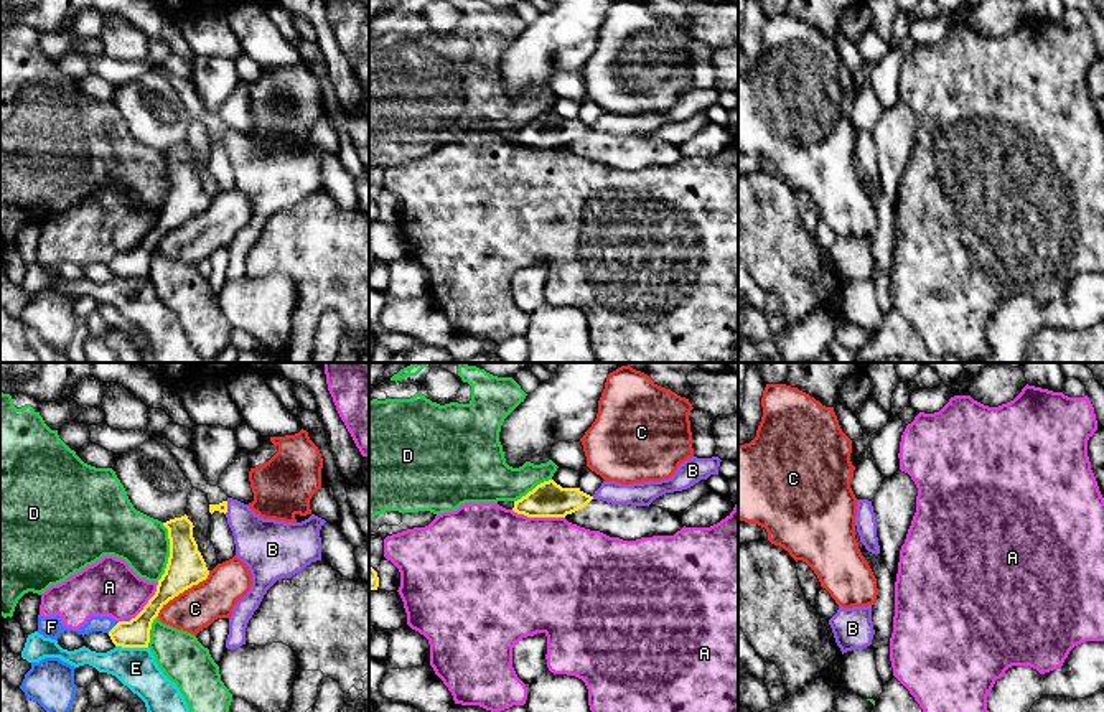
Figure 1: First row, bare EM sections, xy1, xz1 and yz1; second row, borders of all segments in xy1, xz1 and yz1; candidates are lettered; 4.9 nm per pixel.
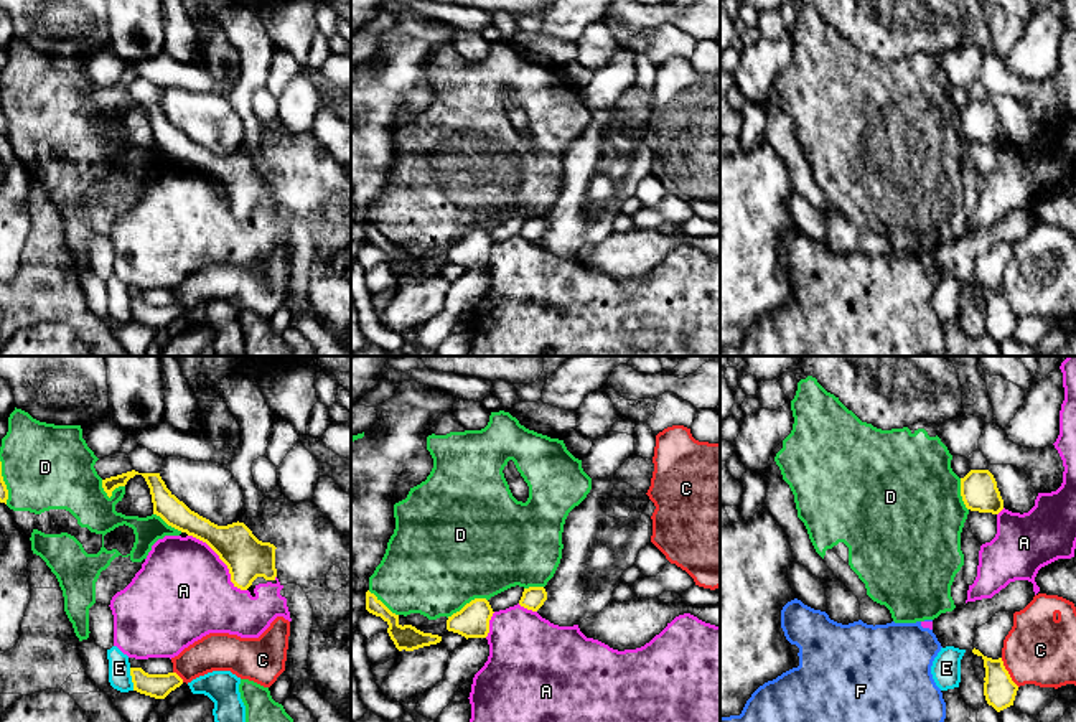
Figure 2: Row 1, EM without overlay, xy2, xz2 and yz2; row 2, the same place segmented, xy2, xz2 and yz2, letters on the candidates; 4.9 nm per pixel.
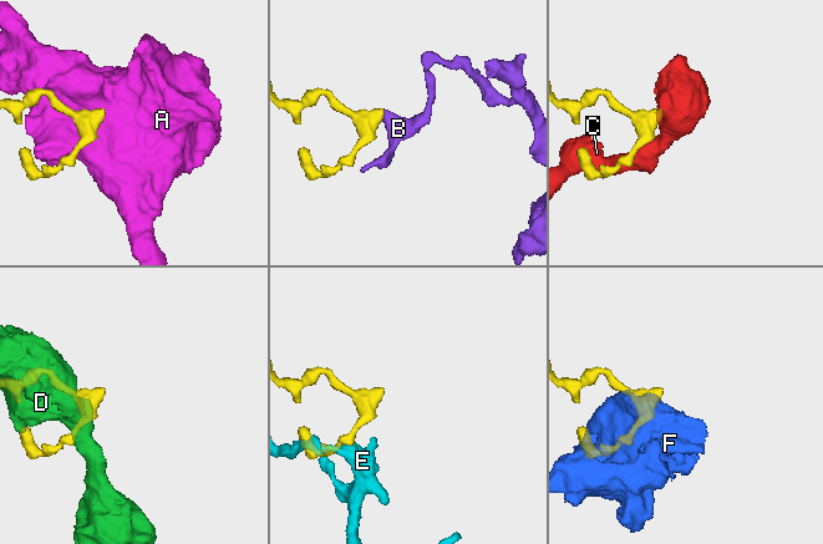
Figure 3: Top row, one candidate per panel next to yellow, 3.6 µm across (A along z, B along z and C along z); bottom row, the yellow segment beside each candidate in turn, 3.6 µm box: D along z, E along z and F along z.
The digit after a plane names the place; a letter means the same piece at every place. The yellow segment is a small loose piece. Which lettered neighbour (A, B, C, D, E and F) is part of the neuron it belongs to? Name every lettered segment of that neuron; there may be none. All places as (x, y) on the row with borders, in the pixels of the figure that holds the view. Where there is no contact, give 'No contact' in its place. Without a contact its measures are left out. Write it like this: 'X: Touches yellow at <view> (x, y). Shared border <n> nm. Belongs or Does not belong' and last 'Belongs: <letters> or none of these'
A: Touches yellow at xy2 (221, 559). Shared border 400 nm. Does not belong
B: Touches yellow at xy1 (226, 508). Shared border 70 nm. Belongs
C: Touches yellow at xy1 (183, 590). Shared border 340 nm. Does not belong
D: Touches yellow at xy1 (170, 552). Shared border 280 nm. Does not belong
E: Touches yellow at xy1 (132, 646). Shared border 160 nm. Does not belong
F: Touches yellow at xy1 (112, 628). Shared border 90 nm. Does not belong
Belongs: B

